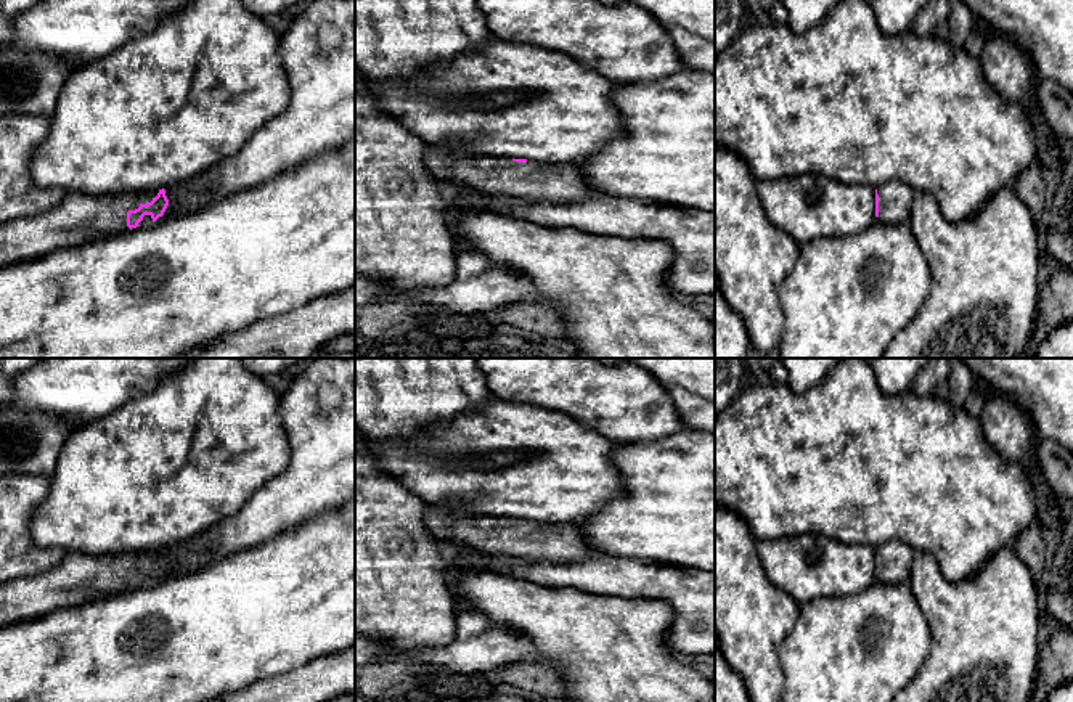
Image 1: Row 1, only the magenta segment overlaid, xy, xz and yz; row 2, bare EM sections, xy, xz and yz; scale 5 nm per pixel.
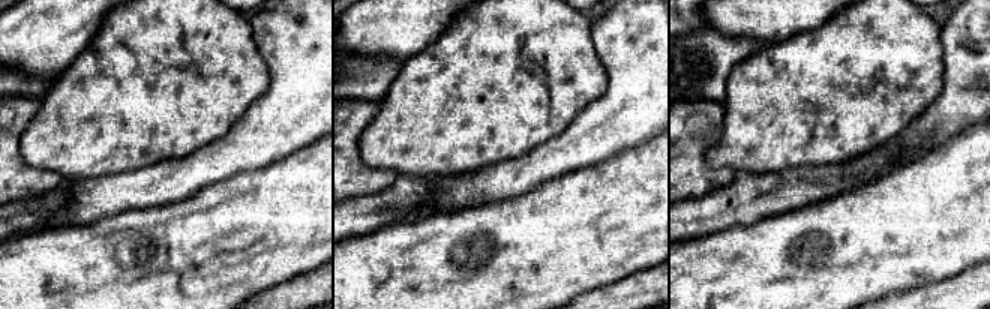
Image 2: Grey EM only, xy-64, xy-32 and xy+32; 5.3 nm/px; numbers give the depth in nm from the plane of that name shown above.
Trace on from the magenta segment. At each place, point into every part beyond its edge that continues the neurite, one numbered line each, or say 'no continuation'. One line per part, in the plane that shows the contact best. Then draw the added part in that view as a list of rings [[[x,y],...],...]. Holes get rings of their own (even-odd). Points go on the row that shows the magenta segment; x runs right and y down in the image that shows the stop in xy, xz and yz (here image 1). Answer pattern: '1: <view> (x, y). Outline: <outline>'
1: xy (79, 219). Outline: [[[159,190],[104,196],[66,193],[64,199],[34,217],[0,227],[0,267],[34,260],[64,247],[130,230],[127,212],[151,202]]]

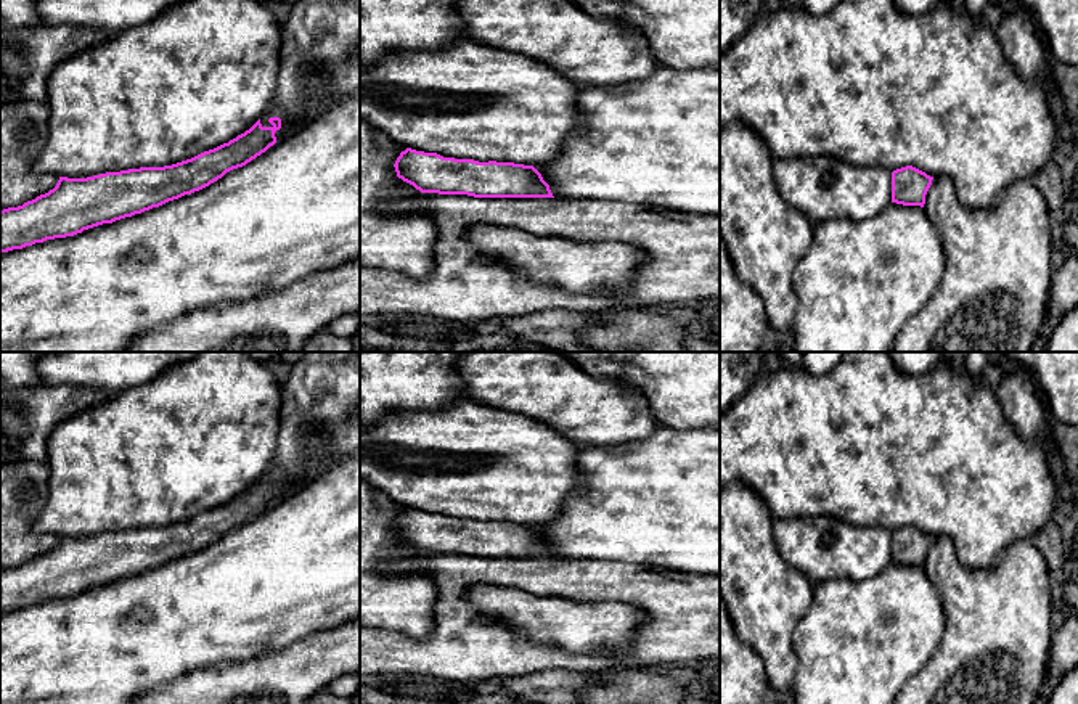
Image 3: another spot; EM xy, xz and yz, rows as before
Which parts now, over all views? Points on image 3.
no continuation

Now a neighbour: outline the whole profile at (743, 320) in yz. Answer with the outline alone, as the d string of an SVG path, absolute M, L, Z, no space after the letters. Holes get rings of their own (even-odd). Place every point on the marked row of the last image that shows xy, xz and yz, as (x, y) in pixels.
M720 235L720 352L758 352L768 328L765 304L758 293L737 276Z

